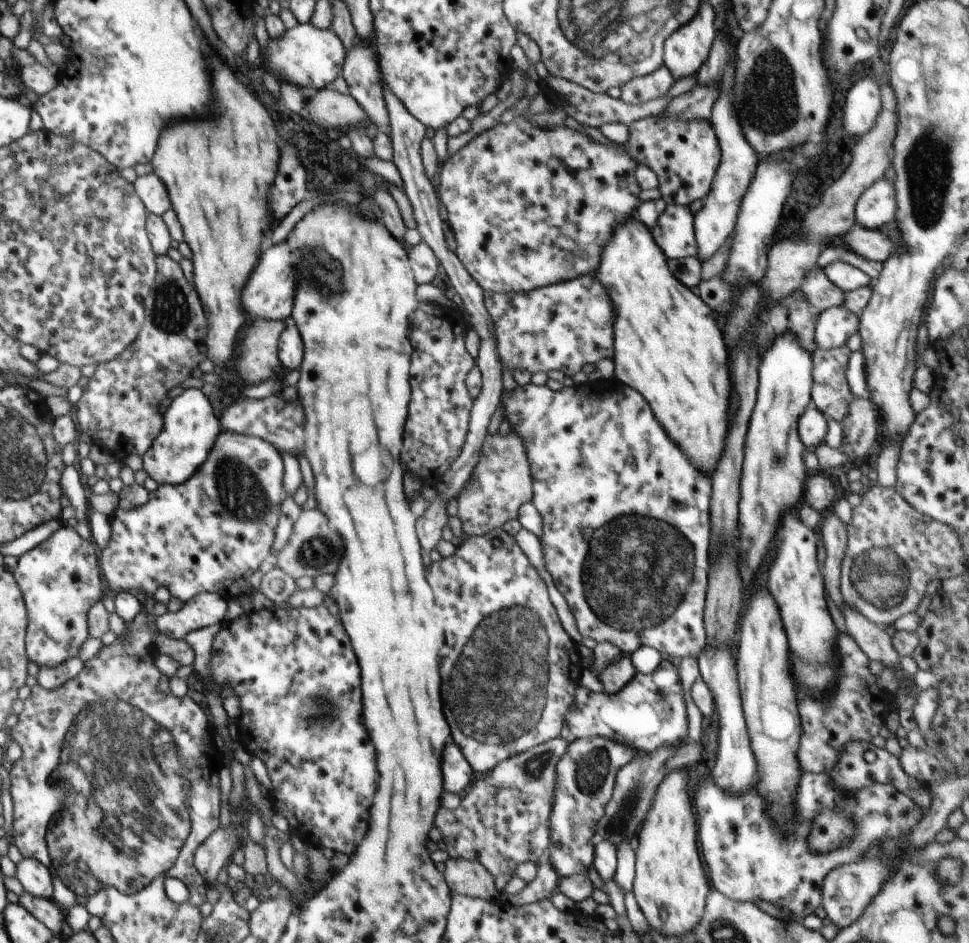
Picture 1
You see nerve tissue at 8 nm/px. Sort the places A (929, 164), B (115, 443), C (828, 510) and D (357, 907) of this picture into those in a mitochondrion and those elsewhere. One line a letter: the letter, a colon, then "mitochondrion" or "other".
A: mitochondrion
B: other
C: other
D: other

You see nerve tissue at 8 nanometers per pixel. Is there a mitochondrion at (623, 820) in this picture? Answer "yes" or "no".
yes

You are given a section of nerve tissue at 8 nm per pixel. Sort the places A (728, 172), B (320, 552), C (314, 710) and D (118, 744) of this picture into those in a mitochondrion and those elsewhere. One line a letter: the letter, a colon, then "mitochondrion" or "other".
A: other
B: mitochondrion
C: mitochondrion
D: mitochondrion

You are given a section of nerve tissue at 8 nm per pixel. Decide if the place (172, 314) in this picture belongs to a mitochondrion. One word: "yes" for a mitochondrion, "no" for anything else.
yes

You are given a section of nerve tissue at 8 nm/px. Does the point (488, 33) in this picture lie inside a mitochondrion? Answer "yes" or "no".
no

